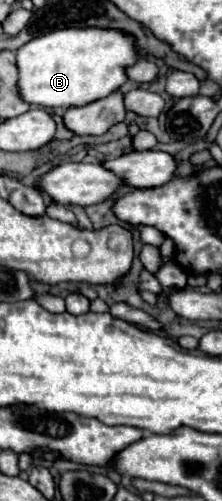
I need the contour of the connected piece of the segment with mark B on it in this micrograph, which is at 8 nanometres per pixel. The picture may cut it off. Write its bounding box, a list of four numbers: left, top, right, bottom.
[16,27,140,109]

